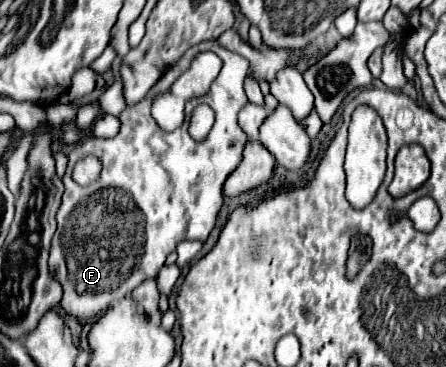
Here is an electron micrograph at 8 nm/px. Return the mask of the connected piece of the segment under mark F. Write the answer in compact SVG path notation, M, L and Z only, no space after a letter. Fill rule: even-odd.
M218 41L198 43L158 79L138 105L124 109L120 117L122 127L114 139L88 137L68 153L68 169L62 179L66 191L56 215L58 229L52 237L48 257L50 275L64 289L60 305L68 315L80 321L100 315L114 301L130 295L142 281L154 279L178 241L206 241L224 203L222 185L242 161L242 151L248 141L238 125L238 111L248 103L244 93L246 73L248 59L226 51ZM202 51L216 53L224 63L222 71L206 95L192 97L186 103L182 127L166 133L150 115L152 101L168 91ZM200 103L208 103L216 113L214 129L202 143L188 135L190 113ZM86 155L100 157L104 169L98 181L82 187L72 181L72 169L74 163Z

